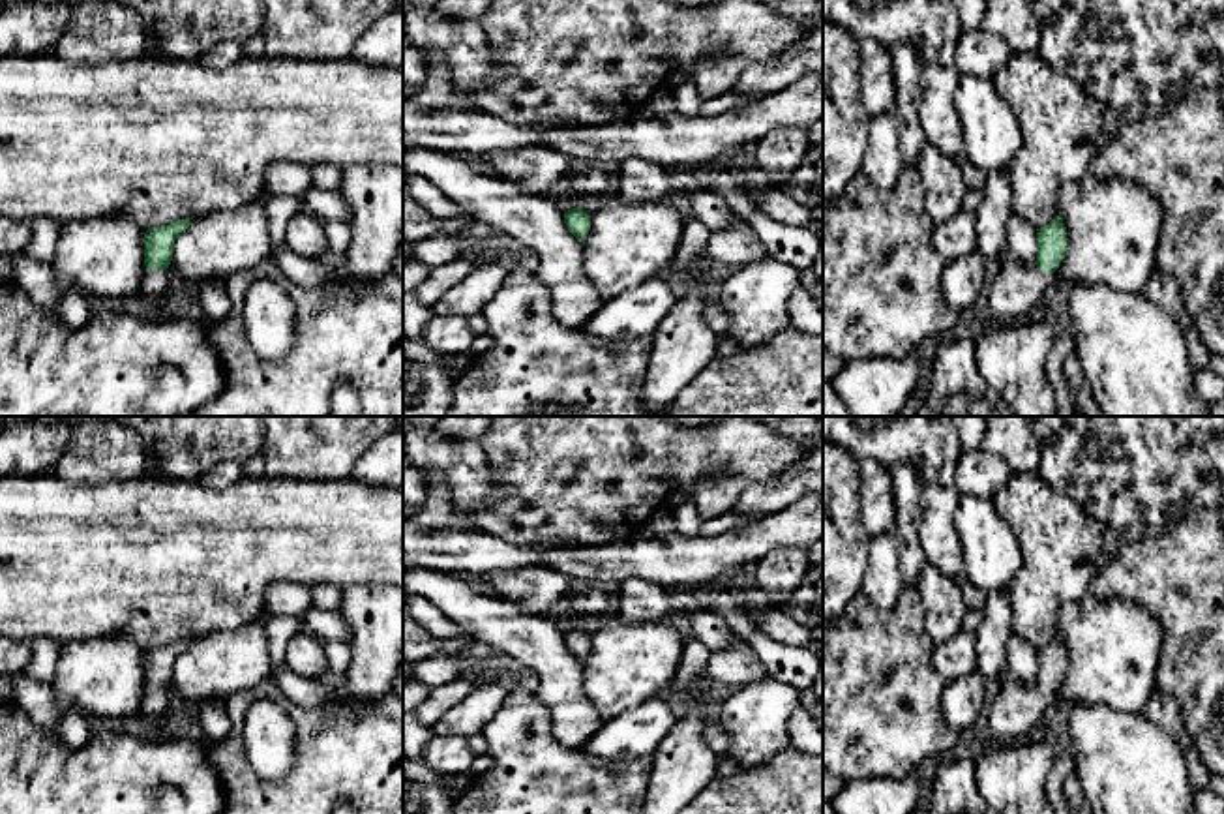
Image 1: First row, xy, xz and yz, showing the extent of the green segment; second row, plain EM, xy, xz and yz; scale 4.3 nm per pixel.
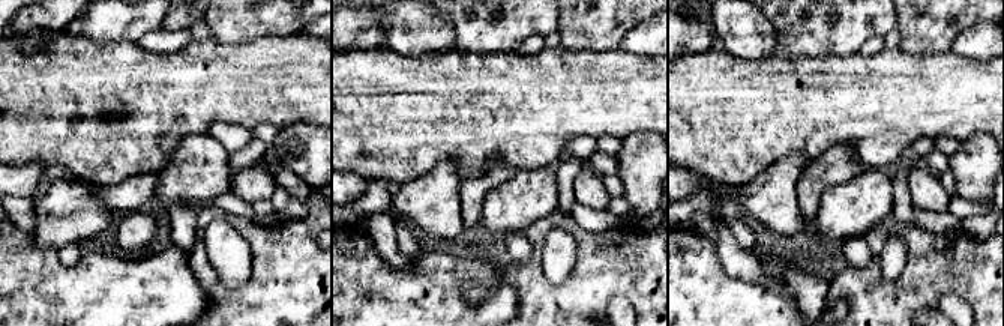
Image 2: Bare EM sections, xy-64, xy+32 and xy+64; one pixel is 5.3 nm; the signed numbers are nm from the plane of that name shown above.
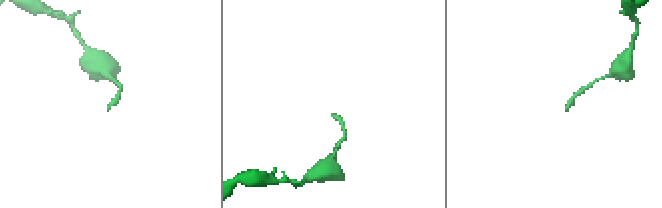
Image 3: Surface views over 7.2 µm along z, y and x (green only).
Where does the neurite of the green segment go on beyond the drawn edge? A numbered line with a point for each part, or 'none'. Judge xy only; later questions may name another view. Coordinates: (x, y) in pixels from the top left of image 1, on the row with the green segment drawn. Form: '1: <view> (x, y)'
1: xy (156, 284)

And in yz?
1: yz (1018, 287)

